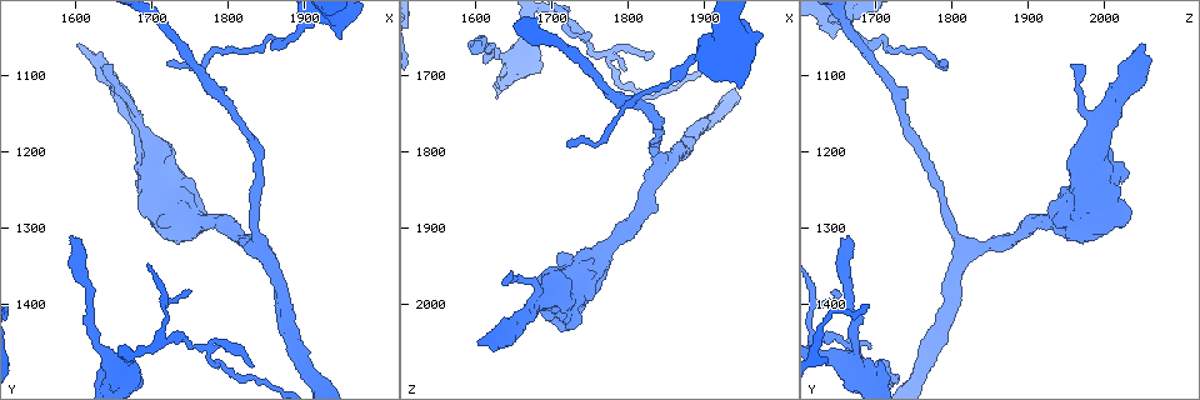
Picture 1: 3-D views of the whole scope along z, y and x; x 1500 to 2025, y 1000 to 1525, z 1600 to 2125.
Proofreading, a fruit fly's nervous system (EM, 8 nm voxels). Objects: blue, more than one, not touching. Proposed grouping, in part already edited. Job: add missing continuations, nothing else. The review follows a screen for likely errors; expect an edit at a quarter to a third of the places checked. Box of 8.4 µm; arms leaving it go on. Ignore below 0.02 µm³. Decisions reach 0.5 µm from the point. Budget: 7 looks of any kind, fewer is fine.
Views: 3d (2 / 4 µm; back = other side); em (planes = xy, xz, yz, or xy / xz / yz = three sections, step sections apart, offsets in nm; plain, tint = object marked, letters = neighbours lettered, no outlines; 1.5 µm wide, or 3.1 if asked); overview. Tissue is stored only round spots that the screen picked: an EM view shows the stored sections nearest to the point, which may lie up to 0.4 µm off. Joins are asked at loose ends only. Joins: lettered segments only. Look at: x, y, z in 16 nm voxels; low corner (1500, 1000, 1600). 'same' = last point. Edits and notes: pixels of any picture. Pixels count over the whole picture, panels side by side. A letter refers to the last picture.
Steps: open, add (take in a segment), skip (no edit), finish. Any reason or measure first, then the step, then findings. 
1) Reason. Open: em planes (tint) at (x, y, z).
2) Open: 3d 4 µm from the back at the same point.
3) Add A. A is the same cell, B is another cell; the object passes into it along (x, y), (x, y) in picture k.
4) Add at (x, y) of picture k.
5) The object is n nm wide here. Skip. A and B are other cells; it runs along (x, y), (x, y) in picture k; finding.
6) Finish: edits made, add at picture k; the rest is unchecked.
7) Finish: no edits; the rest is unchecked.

Branch stops here. Open: em xy step 4 (tint) at (1945, 1045, 1645).

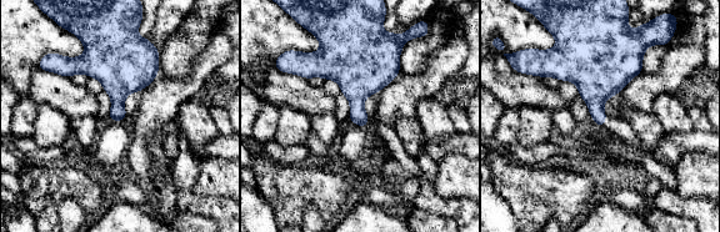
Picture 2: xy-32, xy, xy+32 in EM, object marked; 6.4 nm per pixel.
Open: em planes (letters) at the same point.

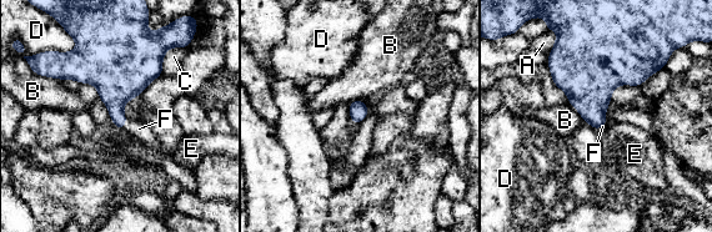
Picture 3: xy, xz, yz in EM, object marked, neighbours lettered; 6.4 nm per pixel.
Add F. F is the same cell, A, B, C, D and E are other cells; the object passes into it along (116, 86), (125, 124), (139, 129) in picture 3; the neuron continues.

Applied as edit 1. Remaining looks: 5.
Open: overview.

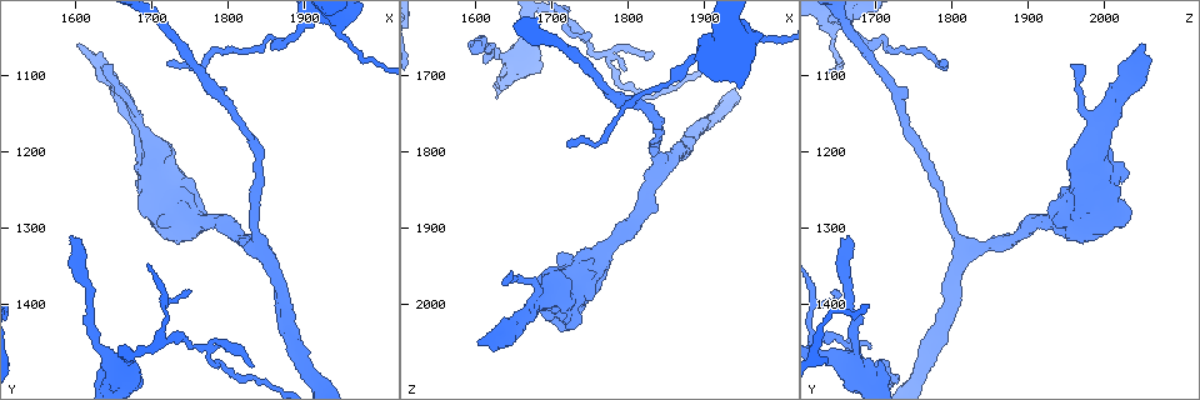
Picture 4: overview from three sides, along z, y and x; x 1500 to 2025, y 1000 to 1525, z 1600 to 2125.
Open: 3d 2 µm at (1720, 1085, 1790).

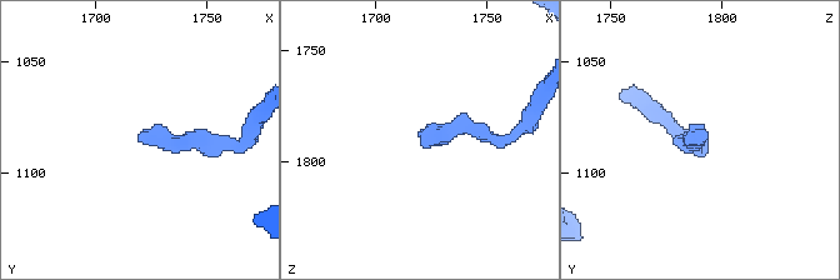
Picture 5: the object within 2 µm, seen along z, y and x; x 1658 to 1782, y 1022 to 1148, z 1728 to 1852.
Need the tissue. Open: em xz step 8 (letters) at (1721, 1085, 1787).

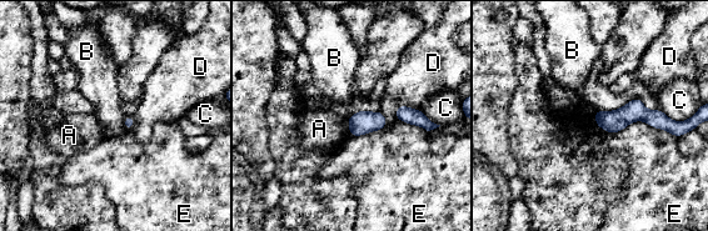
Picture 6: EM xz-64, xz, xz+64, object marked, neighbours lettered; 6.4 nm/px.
Another direction. Open: em planes (letters) at the same point.

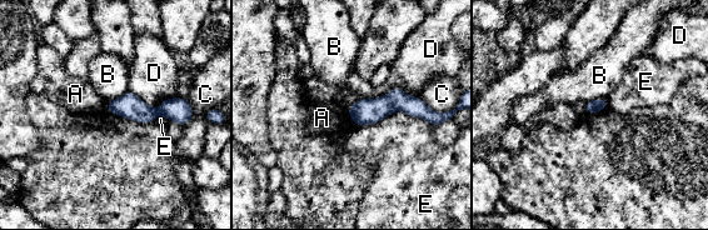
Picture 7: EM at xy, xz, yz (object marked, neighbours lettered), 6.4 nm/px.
Skip. A, B, C, D and E are other cells; a border runs along (607, 98), (596, 98), (586, 103) in picture 7; none of them fits.

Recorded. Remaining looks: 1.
Finish: edits made, add at picture 3; the rest is unchecked.

